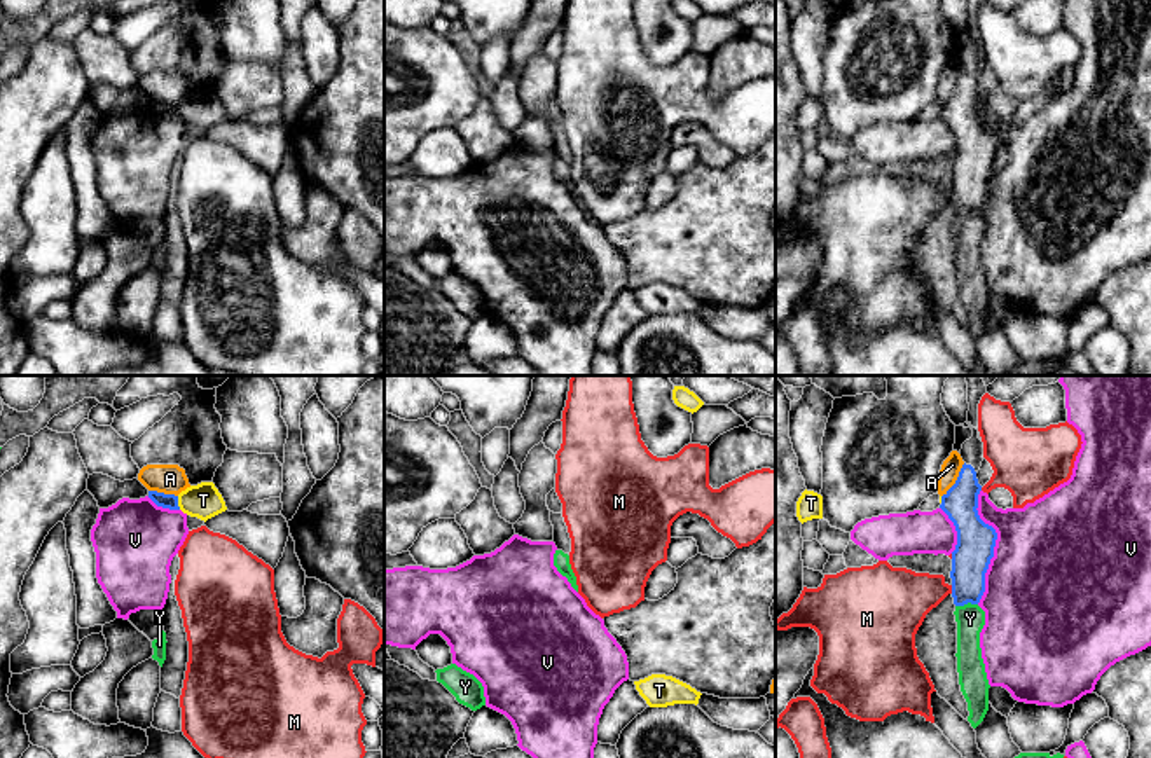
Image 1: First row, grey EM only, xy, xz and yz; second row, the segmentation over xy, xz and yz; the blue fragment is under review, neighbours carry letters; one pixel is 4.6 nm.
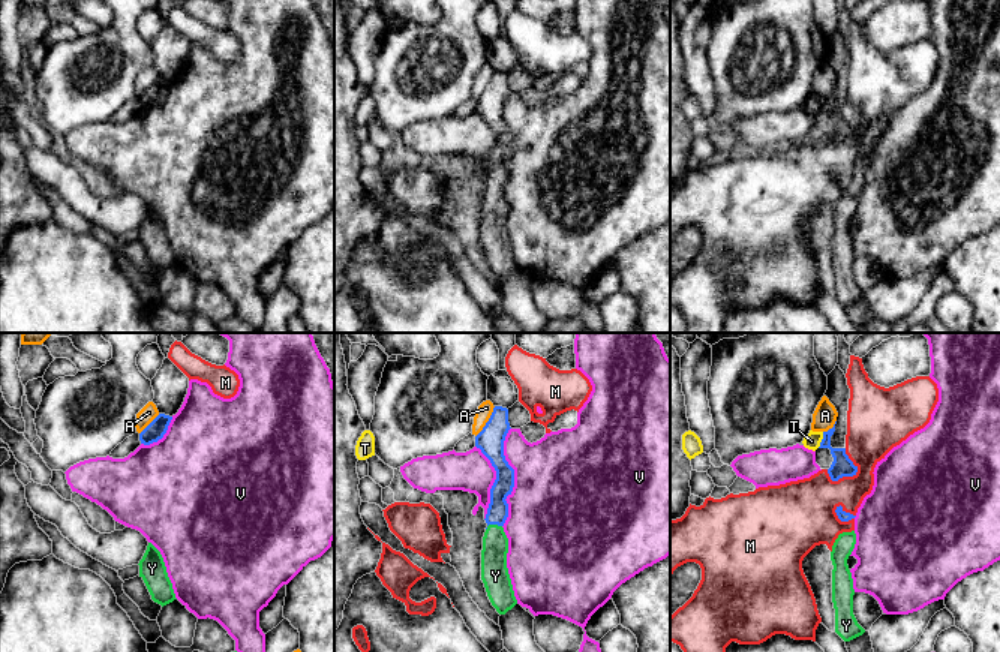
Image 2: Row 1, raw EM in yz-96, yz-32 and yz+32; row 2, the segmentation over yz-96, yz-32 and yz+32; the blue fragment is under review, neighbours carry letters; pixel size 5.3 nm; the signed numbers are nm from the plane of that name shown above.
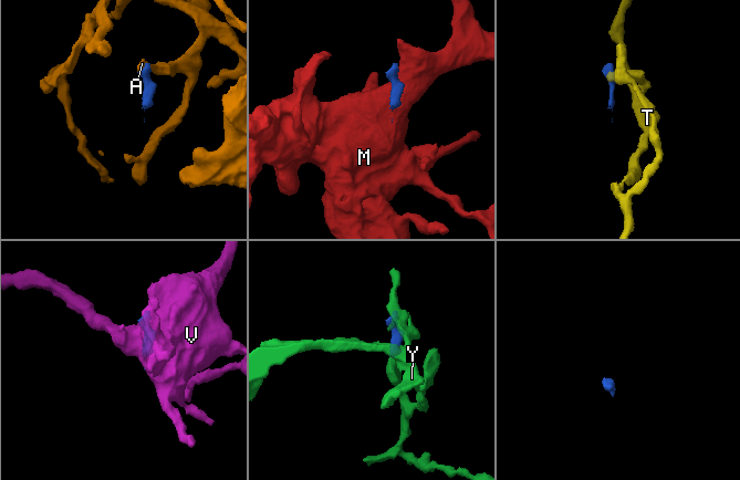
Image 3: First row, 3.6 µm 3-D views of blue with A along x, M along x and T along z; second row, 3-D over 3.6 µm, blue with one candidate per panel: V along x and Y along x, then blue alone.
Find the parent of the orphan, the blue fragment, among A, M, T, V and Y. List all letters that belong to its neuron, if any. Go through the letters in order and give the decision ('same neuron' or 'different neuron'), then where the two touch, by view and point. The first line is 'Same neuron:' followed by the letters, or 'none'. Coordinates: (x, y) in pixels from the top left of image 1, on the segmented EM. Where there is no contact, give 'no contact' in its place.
Same neuron: Y
A: different neuron; contact yz (956, 481)
M: different neuron; contact yz (952, 589)
T: different neuron; contact xy (177, 503)
V: different neuron; contact yz (994, 545)
Y: same neuron; contact yz (966, 603)

